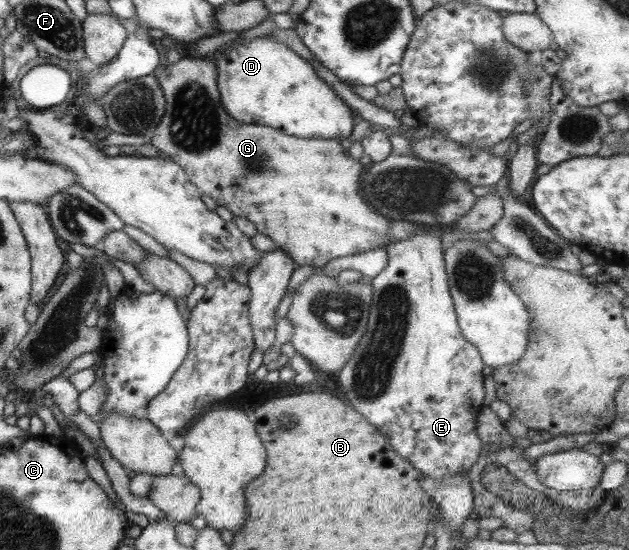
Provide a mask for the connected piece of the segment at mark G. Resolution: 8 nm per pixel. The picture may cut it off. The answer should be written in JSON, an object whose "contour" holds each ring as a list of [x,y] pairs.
{"contour":[[[187,55],[182,57],[173,66],[159,66],[155,70],[154,75],[159,81],[161,90],[163,91],[166,100],[166,110],[159,126],[151,136],[151,144],[158,148],[160,152],[165,152],[167,156],[171,156],[171,160],[176,162],[188,176],[189,181],[193,183],[202,194],[207,194],[209,198],[213,198],[218,206],[223,206],[231,211],[233,216],[244,216],[251,220],[257,228],[259,234],[265,234],[272,238],[282,250],[285,250],[291,259],[297,265],[311,265],[311,266],[325,266],[330,260],[334,258],[341,258],[342,256],[351,256],[352,254],[359,254],[369,250],[383,249],[385,243],[383,238],[389,232],[389,226],[393,220],[376,212],[361,196],[359,192],[359,178],[363,172],[363,165],[359,159],[353,159],[343,147],[341,142],[337,139],[317,139],[317,138],[297,138],[297,136],[289,136],[283,132],[275,130],[275,128],[253,125],[241,124],[237,120],[230,118],[227,114],[223,104],[221,104],[221,96],[218,90],[217,74],[215,64],[209,56],[199,57],[196,55]]]}

